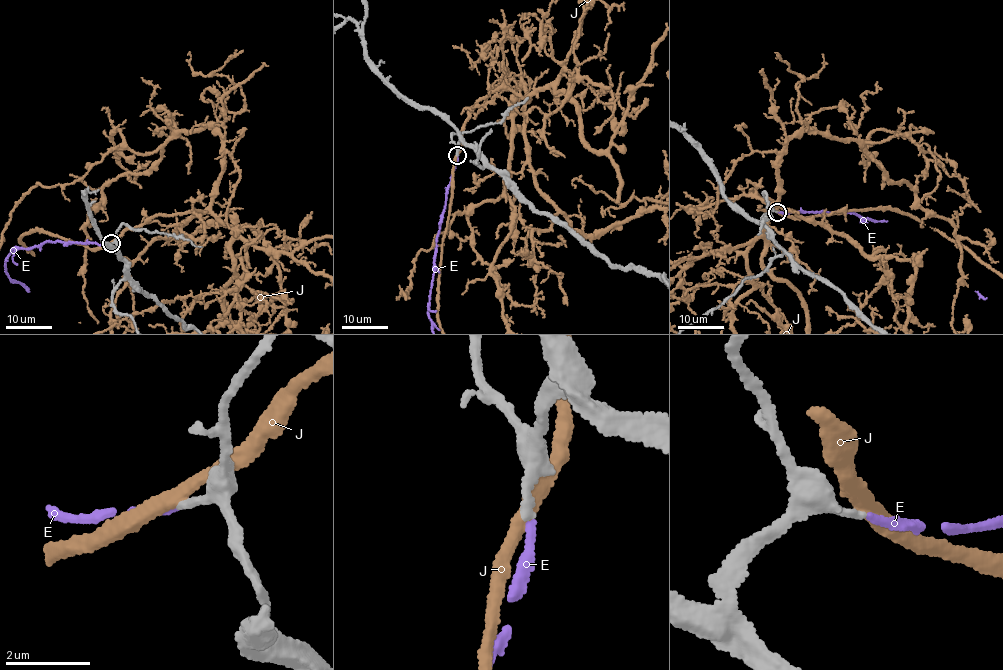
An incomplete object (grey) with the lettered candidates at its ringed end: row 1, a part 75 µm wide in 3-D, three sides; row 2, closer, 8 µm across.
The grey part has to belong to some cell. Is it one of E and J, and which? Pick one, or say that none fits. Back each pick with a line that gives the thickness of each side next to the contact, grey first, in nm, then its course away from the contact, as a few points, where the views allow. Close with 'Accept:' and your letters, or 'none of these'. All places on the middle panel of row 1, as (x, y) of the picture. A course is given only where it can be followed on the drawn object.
E: 180/200 nm
Accept: E

